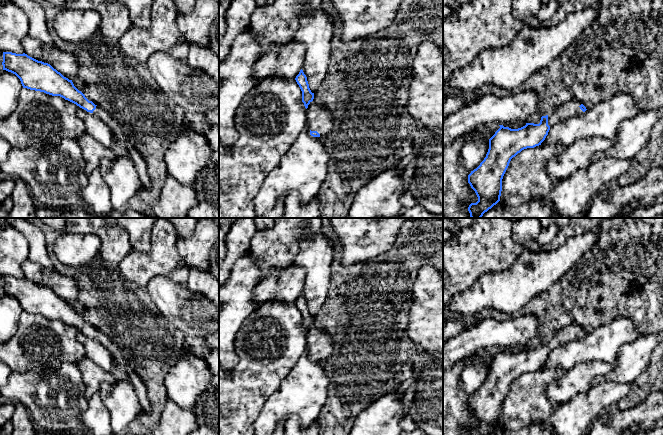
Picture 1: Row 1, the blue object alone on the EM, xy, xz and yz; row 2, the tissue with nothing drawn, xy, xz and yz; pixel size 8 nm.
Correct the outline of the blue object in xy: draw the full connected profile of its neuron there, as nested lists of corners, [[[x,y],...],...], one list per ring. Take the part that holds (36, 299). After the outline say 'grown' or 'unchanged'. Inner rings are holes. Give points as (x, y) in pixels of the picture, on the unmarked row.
[[[3,276],[2,289],[3,294],[15,298],[20,303],[23,312],[44,316],[52,320],[60,320],[87,336],[102,342],[113,355],[119,366],[128,374],[130,383],[134,387],[139,400],[145,404],[144,410],[147,413],[152,411],[152,408],[146,403],[148,396],[144,383],[126,363],[121,350],[107,335],[95,329],[92,325],[89,325],[74,310],[72,304],[64,301],[50,288],[38,285],[25,277]]]; grown

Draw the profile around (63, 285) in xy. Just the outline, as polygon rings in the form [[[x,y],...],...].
[[[30,260],[23,262],[21,269],[25,278],[38,285],[50,288],[69,304],[73,304],[77,300],[79,288],[72,277],[59,273],[55,269],[45,269]]]

